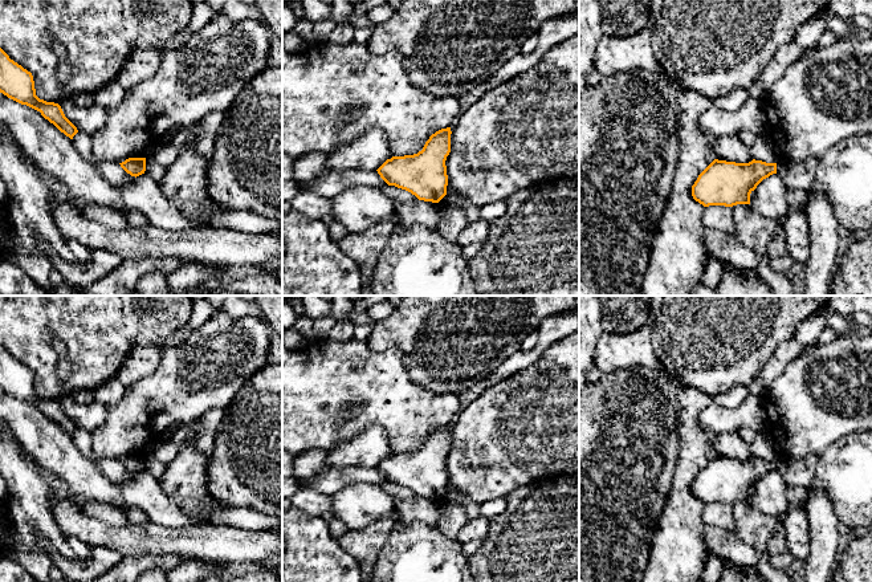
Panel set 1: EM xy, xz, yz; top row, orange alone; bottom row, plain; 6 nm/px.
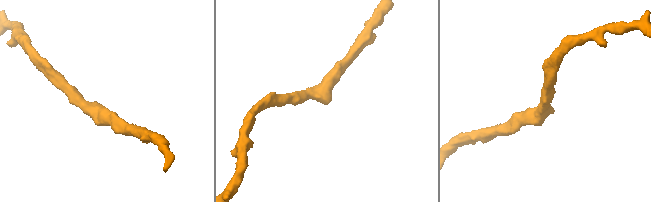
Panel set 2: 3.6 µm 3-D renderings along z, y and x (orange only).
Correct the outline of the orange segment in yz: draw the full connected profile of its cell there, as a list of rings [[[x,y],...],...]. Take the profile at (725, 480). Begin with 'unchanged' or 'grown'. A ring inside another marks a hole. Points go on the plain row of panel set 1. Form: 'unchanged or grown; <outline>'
unchanged; [[[714,456],[692,483],[692,493],[704,504],[750,501],[750,491],[773,471],[777,471],[777,460]]]

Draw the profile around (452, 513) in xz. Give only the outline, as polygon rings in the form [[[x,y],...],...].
[[[445,492],[439,500],[440,518],[437,521],[437,529],[456,540],[461,526],[466,522],[466,512],[460,502],[460,497],[456,493]]]

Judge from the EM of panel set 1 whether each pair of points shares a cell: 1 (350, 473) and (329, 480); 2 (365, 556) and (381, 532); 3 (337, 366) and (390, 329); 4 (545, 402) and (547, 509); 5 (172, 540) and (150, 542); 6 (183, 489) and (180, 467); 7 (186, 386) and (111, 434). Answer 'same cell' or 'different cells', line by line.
1: same cell
2: same cell
3: different cells
4: different cells
5: same cell
6: same cell
7: same cell

